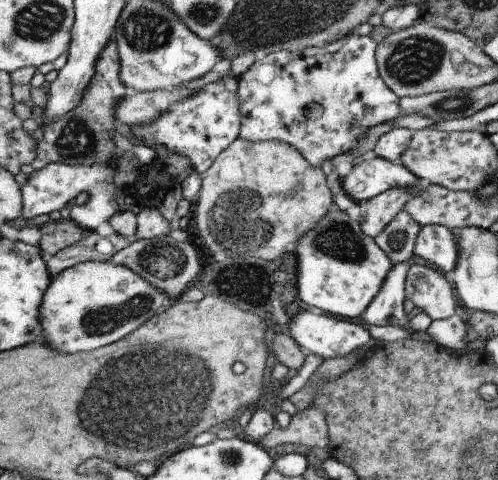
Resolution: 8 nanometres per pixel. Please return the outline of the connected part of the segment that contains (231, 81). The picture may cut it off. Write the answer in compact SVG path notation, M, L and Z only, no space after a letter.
M224 76L218 81L205 85L183 100L177 101L163 114L146 123L129 126L132 134L150 147L161 144L175 154L191 160L193 170L206 173L218 160L219 155L236 141L242 129L242 102L240 101L241 77Z

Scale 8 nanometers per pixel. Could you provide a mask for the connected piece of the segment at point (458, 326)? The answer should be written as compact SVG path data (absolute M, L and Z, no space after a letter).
M459 312L449 318L432 320L428 328L421 332L428 334L431 341L451 351L462 351L469 342L467 325L459 316Z

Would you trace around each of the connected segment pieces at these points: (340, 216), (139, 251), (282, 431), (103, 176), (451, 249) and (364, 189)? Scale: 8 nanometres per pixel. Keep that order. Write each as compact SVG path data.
M336 206L315 221L314 227L299 239L293 255L297 260L295 288L299 301L312 310L339 318L360 316L377 294L392 265L374 239L362 234L358 222Z
M161 235L154 239L133 241L127 248L114 255L111 262L134 270L154 287L167 293L169 299L177 301L180 294L193 285L195 278L201 272L202 261L199 260L197 251L196 246L189 244L186 240L175 242L169 235Z
M309 407L296 413L285 428L276 425L267 436L259 439L263 447L274 447L278 444L299 442L311 448L326 448L329 444L324 415L319 409Z
M57 161L29 175L22 186L23 212L22 218L31 220L41 214L59 212L70 206L71 220L90 231L99 230L103 224L109 223L122 207L117 202L117 194L126 190L115 184L114 162L93 163L92 165L70 165Z
M433 223L420 226L413 249L413 254L419 256L420 262L435 267L449 277L457 253L454 234L448 228Z
M372 156L353 163L353 170L340 181L342 190L357 204L364 203L387 189L404 189L411 197L424 192L425 183L399 162Z

